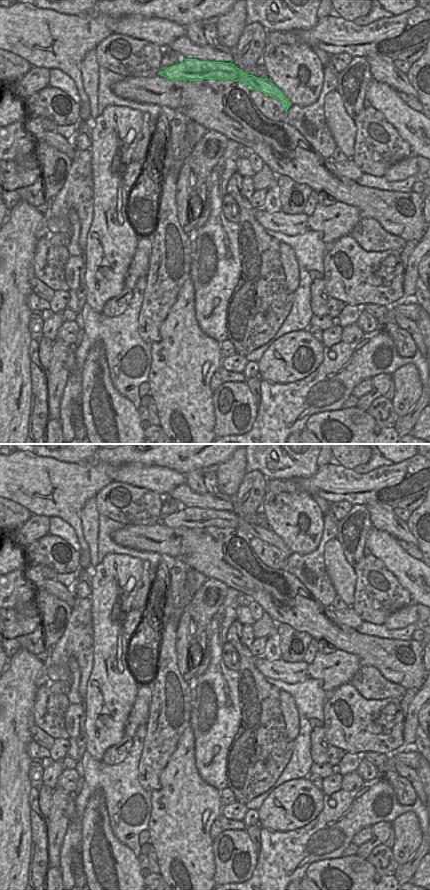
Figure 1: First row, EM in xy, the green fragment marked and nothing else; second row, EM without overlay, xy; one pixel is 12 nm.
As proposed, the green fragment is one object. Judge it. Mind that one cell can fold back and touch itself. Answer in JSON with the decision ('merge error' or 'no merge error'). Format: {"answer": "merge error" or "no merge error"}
{"answer": "no merge error"}

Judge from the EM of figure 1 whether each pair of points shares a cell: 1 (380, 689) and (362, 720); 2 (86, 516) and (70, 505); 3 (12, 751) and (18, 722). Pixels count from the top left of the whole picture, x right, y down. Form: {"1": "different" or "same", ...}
{"1": "different", "2": "different", "3": "same"}

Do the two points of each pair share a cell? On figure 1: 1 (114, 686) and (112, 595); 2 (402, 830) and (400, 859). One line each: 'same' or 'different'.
1: same
2: same

